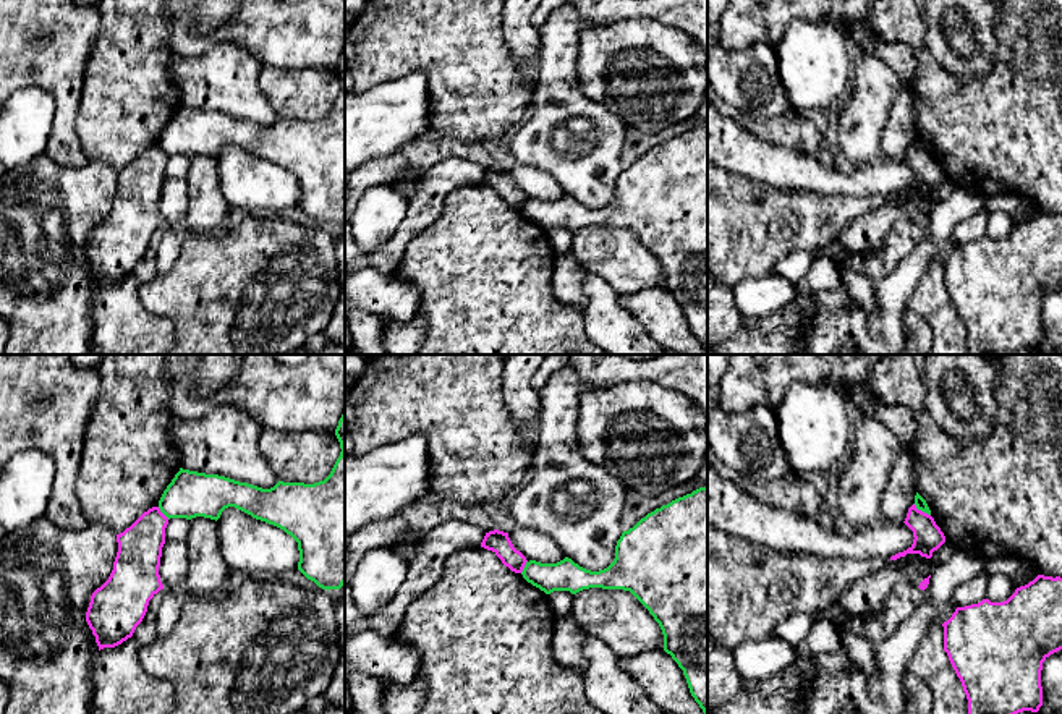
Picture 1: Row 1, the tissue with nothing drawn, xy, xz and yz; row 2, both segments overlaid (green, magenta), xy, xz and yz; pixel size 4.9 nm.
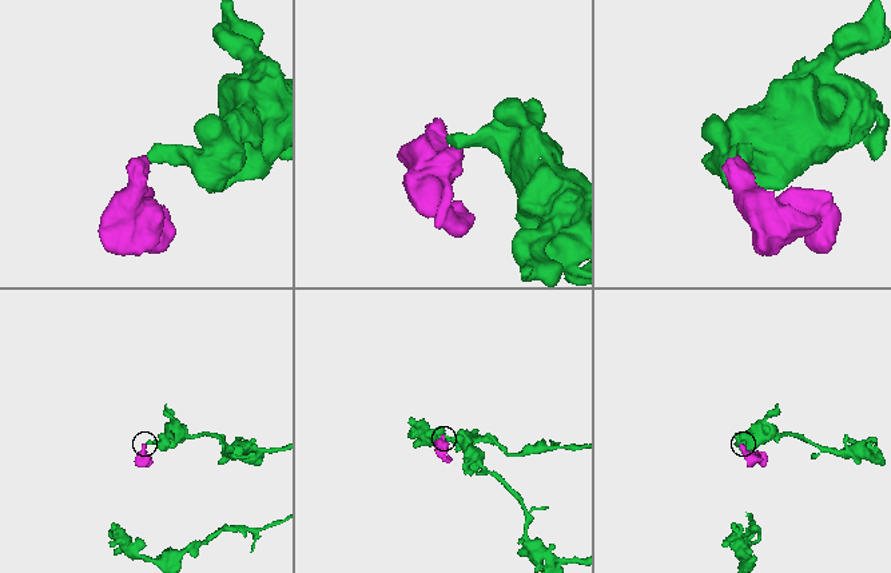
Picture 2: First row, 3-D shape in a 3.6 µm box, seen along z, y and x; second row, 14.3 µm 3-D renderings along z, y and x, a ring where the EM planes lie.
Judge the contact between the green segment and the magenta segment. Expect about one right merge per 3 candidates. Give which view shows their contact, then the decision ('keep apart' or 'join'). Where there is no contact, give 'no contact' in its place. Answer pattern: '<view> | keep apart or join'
yz | keep apart

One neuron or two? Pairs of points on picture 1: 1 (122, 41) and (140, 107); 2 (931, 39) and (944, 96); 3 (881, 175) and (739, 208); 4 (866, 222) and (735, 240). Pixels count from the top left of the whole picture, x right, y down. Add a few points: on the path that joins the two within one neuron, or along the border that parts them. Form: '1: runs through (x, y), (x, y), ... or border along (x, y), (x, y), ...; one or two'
1: runs through (128, 57), (128, 91); one
2: border along (926, 25), (926, 50), (957, 78); two
3: border along (769, 183), (779, 188), (841, 193), (844, 196); two
4: border along (881, 204), (863, 211), (836, 243); two

